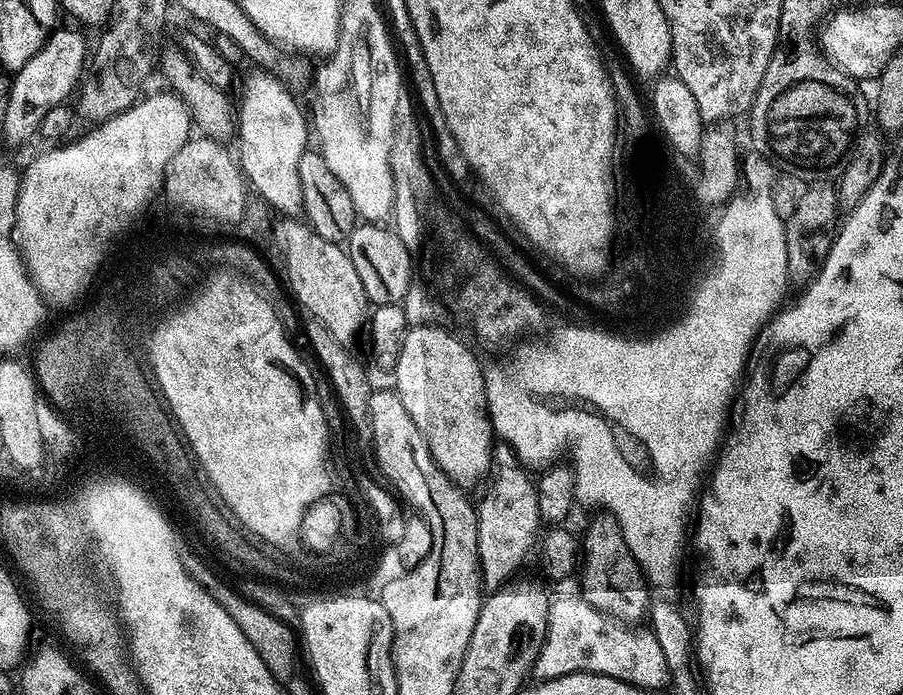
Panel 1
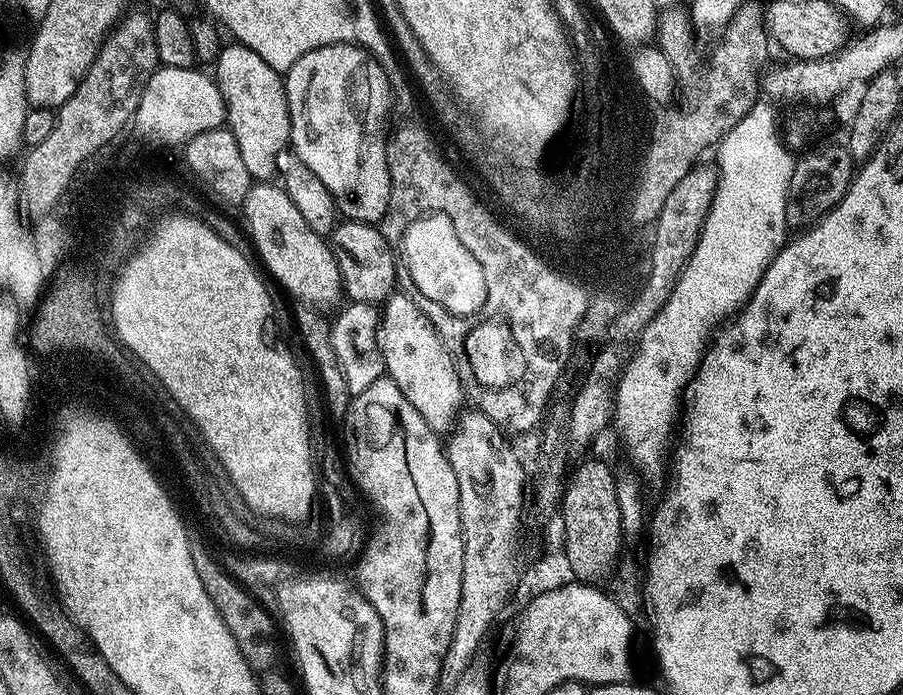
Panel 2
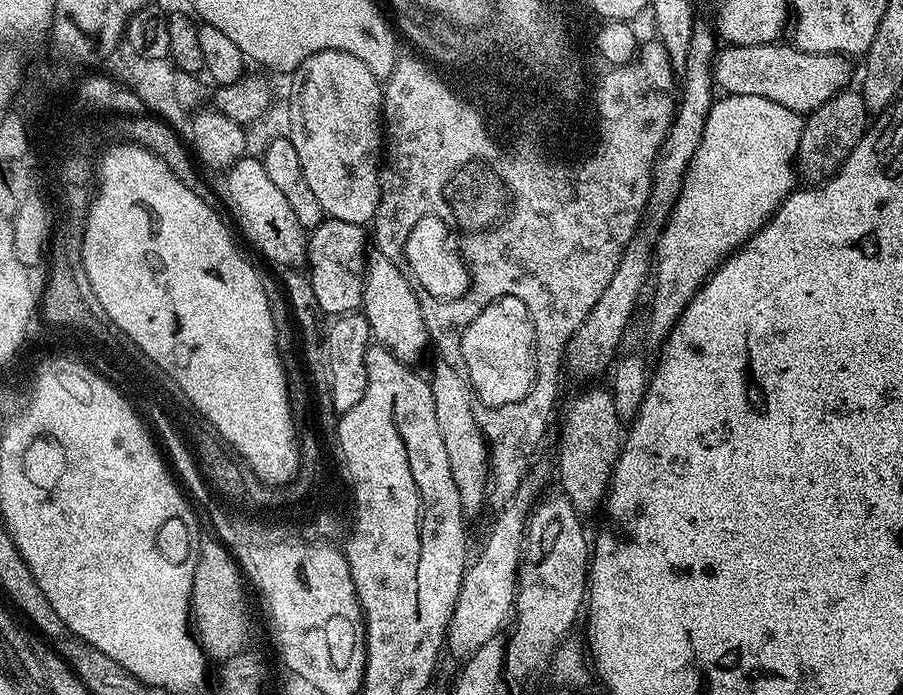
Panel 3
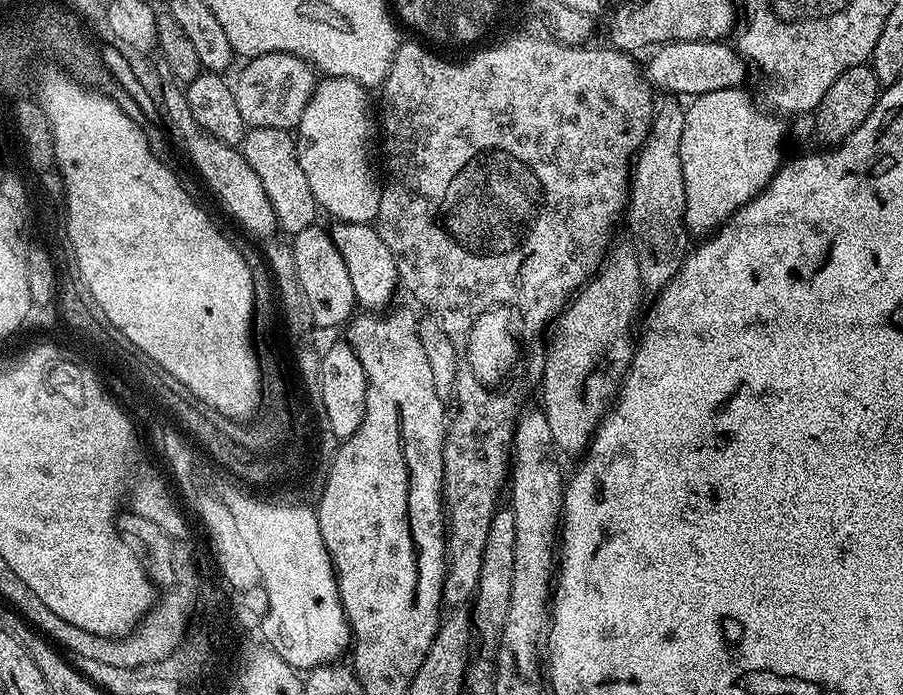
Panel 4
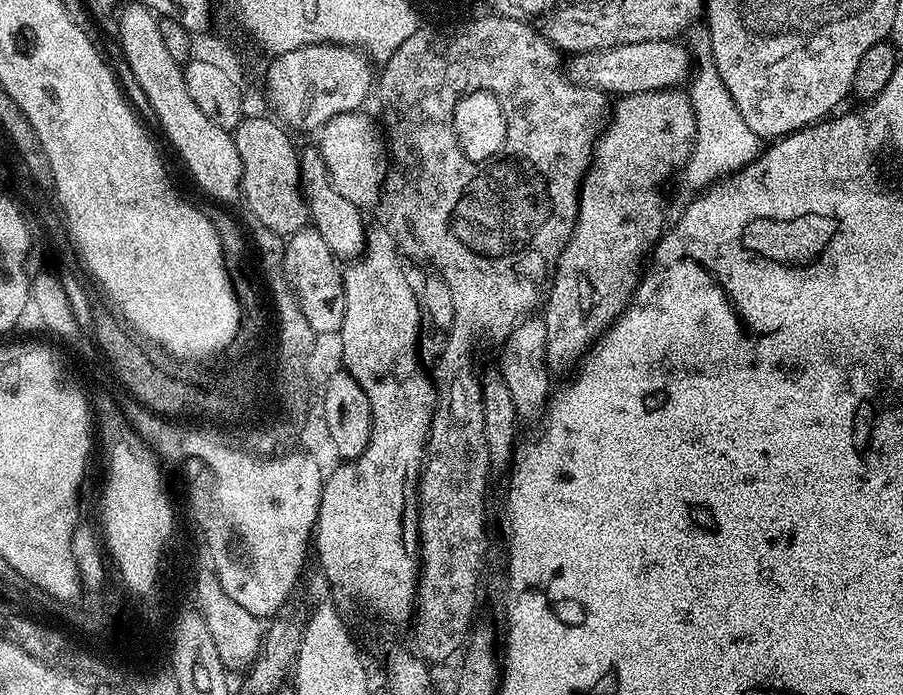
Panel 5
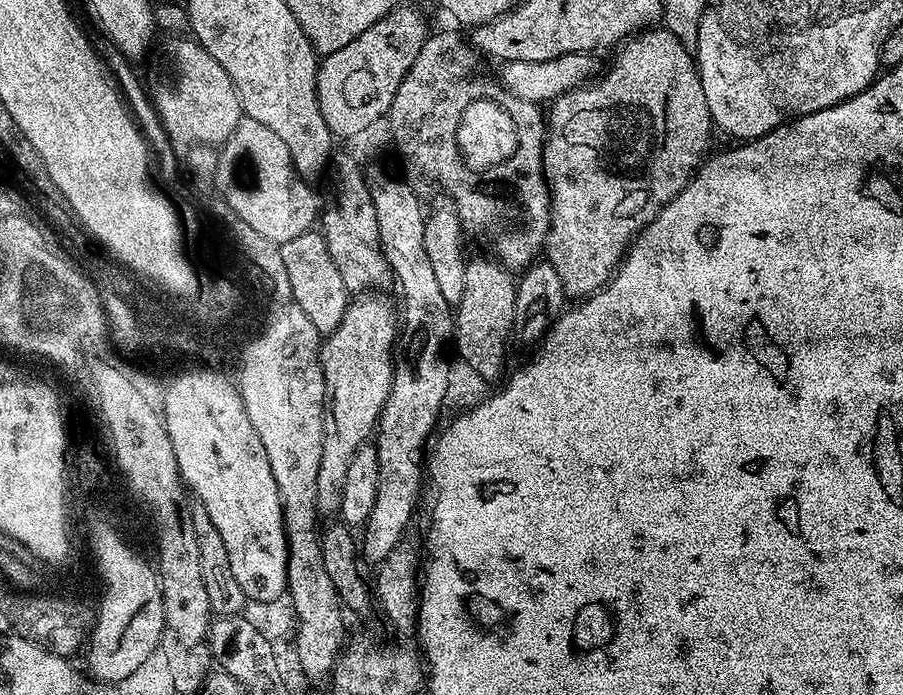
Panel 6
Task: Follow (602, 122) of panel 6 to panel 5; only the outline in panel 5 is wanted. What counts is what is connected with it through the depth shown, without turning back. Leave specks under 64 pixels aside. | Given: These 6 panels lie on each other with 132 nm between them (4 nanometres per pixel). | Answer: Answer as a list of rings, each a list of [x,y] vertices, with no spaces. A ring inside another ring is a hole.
[[[663,88],[657,92],[635,92],[615,101],[607,129],[592,149],[592,165],[588,167],[584,183],[580,185],[580,209],[576,228],[556,262],[554,275],[550,280],[550,291],[543,305],[545,308],[542,308],[546,322],[544,355],[549,369],[568,368],[572,363],[573,367],[612,327],[613,322],[632,301],[646,257],[660,239],[665,227],[664,200],[660,197],[660,187],[671,174],[672,168],[683,169],[687,165],[695,140],[696,119],[692,98],[687,91]]]

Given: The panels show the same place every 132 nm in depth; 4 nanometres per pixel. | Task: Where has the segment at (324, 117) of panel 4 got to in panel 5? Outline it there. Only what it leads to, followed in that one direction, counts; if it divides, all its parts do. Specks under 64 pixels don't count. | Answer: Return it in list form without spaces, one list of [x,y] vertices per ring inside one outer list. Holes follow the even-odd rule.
[[[363,111],[343,112],[324,127],[319,129],[320,144],[318,151],[328,167],[334,190],[346,198],[346,202],[354,202],[362,210],[379,205],[380,194],[384,190],[384,175],[388,173],[390,157],[386,147],[386,137],[368,116],[363,116]]]

